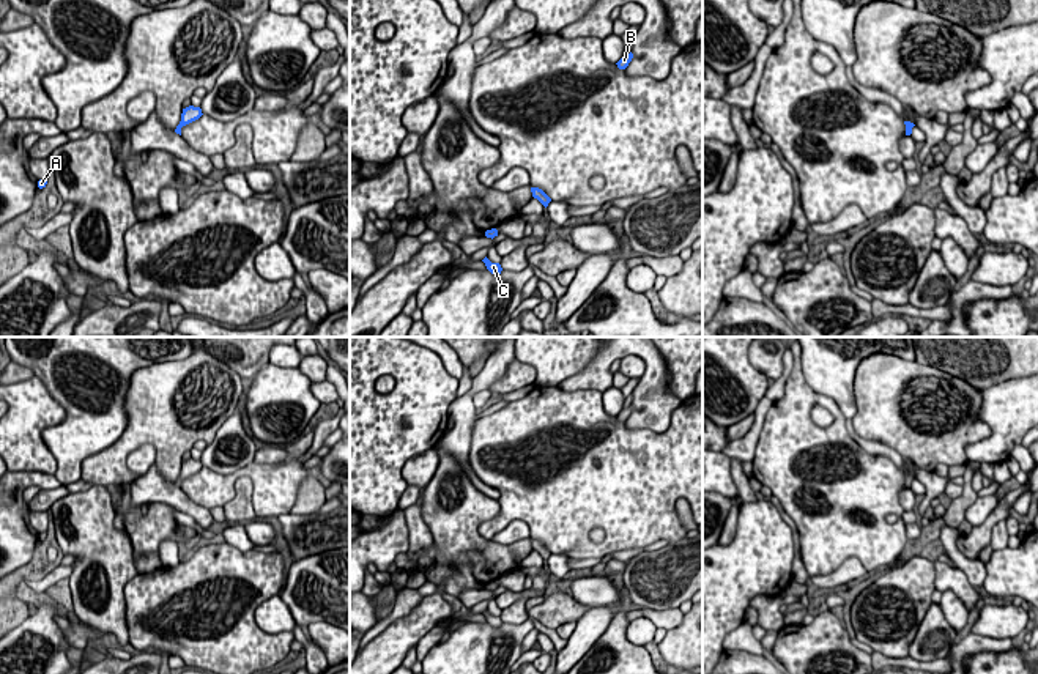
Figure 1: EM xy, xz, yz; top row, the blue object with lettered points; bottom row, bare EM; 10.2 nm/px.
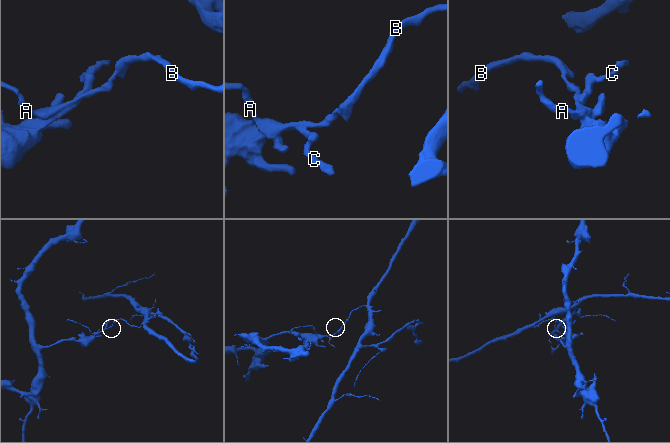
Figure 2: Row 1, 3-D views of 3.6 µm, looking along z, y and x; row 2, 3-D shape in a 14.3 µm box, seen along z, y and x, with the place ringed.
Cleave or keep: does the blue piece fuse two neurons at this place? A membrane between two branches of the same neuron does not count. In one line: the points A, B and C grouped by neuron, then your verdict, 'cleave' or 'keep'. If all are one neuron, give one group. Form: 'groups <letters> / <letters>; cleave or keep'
groups A C / B; cleave

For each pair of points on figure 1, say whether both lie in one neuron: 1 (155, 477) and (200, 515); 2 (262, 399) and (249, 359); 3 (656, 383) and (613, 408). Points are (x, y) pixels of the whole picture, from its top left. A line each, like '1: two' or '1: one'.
1: one
2: two
3: two

